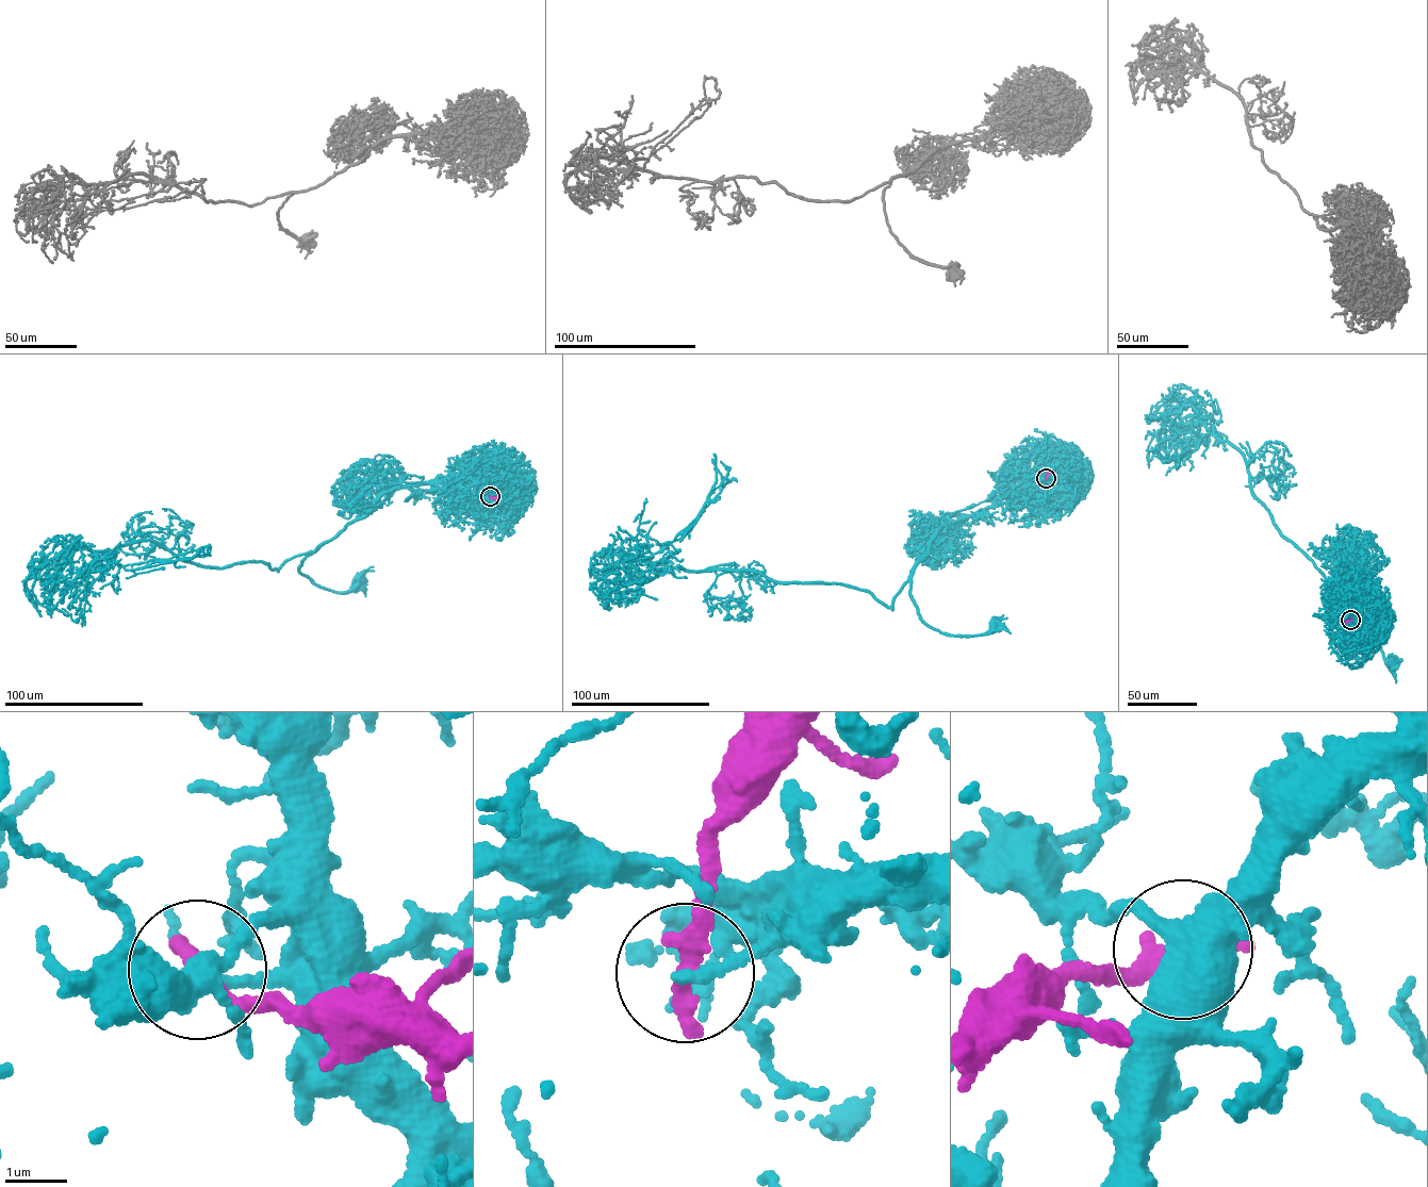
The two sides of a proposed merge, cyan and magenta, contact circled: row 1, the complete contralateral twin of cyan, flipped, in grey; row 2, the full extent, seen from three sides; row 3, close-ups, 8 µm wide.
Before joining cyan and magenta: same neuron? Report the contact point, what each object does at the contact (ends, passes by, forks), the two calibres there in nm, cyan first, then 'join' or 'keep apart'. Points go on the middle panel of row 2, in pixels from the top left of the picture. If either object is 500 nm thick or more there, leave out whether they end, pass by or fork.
(1046, 478) | cyan ends | magenta ends | 200/360 nm | keep apart

